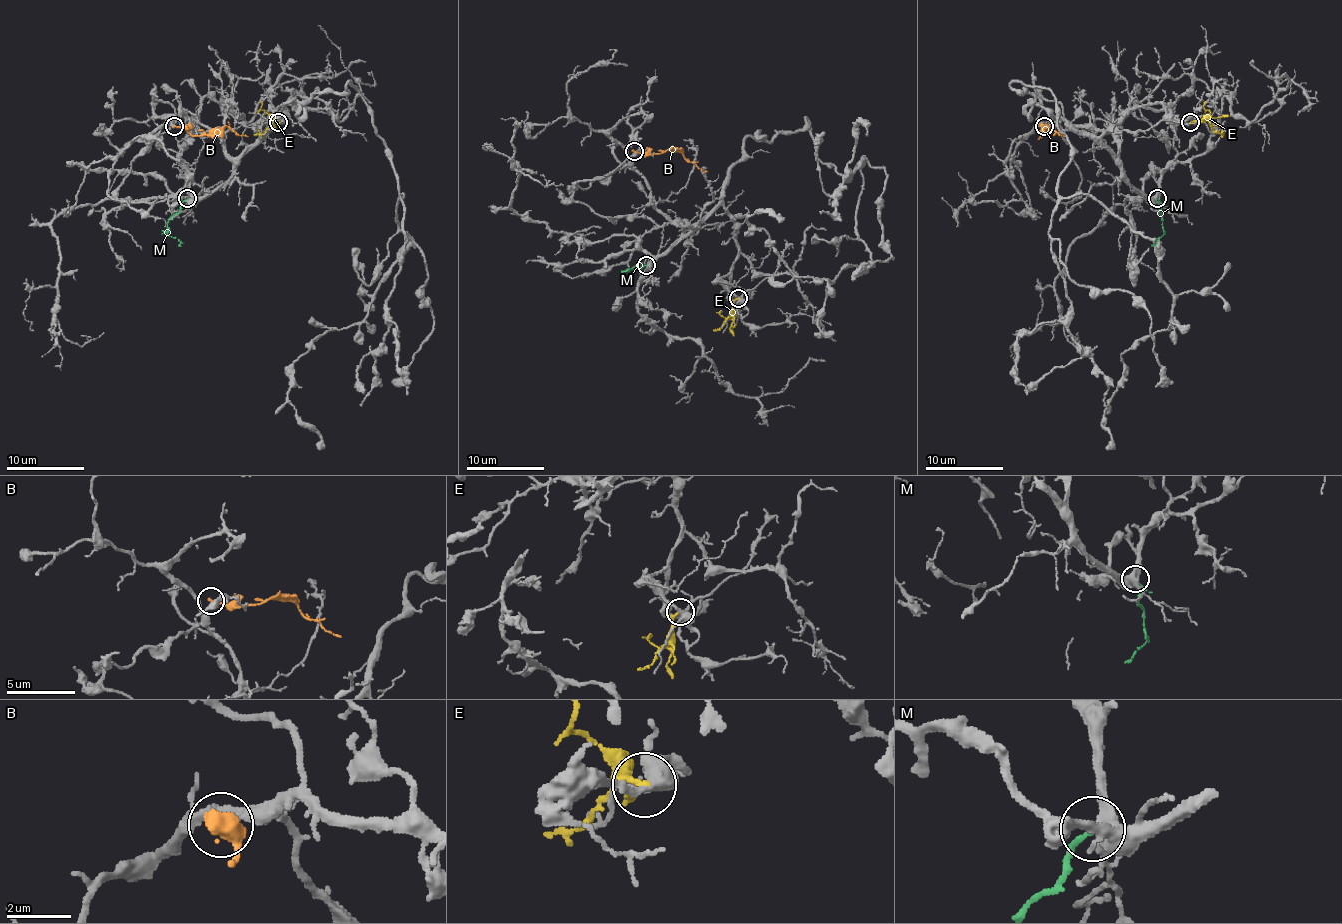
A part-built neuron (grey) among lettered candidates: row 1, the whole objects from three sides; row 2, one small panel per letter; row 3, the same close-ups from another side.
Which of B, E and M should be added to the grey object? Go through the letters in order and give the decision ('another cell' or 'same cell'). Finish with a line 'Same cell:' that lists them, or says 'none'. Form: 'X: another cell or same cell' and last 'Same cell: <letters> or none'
B: another cell
E: another cell
M: another cell
Same cell: none

